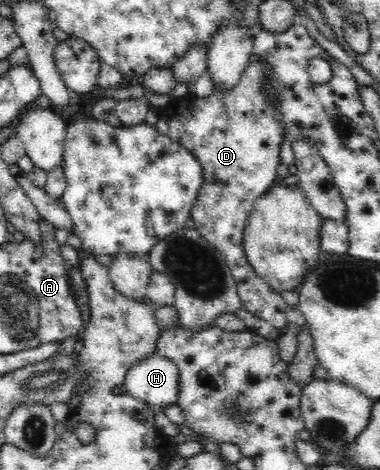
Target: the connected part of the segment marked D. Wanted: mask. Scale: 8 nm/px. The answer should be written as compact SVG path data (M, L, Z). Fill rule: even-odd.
M252 58L245 72L242 73L238 86L234 86L230 91L214 89L213 94L208 98L198 98L188 94L181 99L173 100L168 107L157 109L157 121L153 126L158 133L170 137L172 141L186 148L190 154L194 154L200 162L202 186L194 201L191 219L199 235L225 257L225 262L236 282L236 293L240 298L241 308L257 318L266 320L273 328L284 334L291 326L287 319L289 307L280 294L274 292L263 279L258 277L246 258L243 241L243 231L254 203L266 194L270 186L280 181L276 167L280 163L278 149L280 143L284 141L284 128L280 116L268 104L270 98L262 86L262 75L264 75L264 66Z

